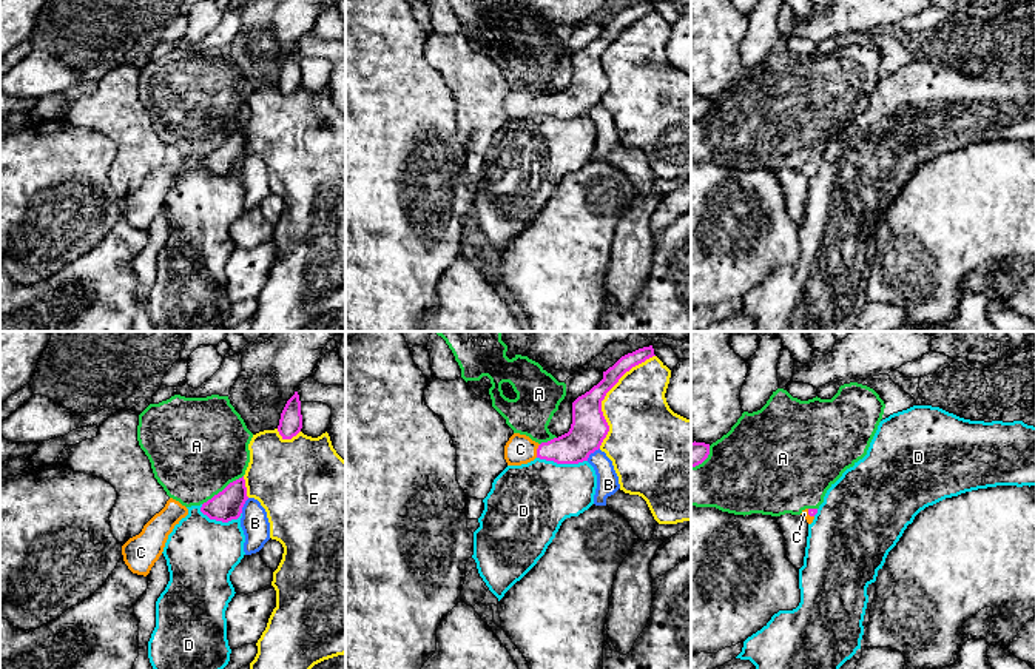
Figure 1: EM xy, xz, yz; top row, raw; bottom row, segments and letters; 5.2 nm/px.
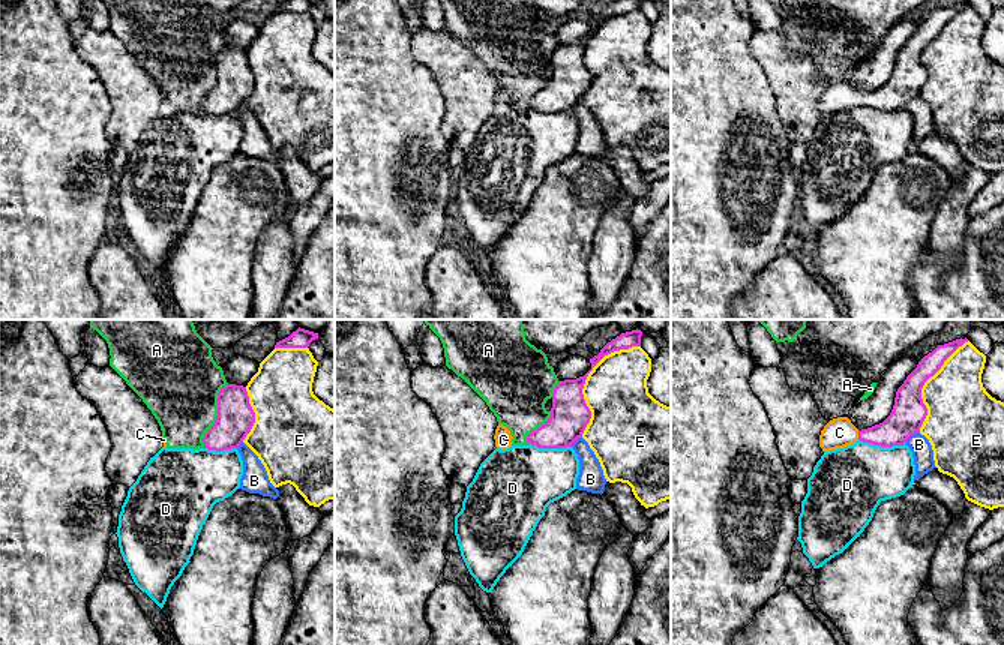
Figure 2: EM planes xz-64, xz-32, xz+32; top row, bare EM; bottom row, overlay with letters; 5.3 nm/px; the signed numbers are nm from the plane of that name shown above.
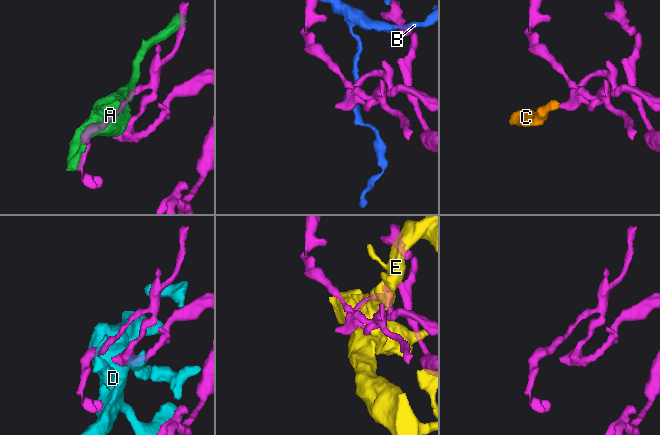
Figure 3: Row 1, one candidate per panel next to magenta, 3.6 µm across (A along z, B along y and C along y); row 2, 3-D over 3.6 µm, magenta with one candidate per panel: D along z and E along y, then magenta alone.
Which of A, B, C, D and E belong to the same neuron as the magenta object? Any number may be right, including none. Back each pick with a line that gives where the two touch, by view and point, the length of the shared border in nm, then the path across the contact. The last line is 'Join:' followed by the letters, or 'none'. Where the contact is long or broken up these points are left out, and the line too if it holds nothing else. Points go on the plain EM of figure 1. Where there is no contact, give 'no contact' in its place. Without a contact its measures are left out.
C: xz (537, 105) | 80 nm | across xz (583, 93), (569, 104), (537, 105), (520, 104)
Join: C

